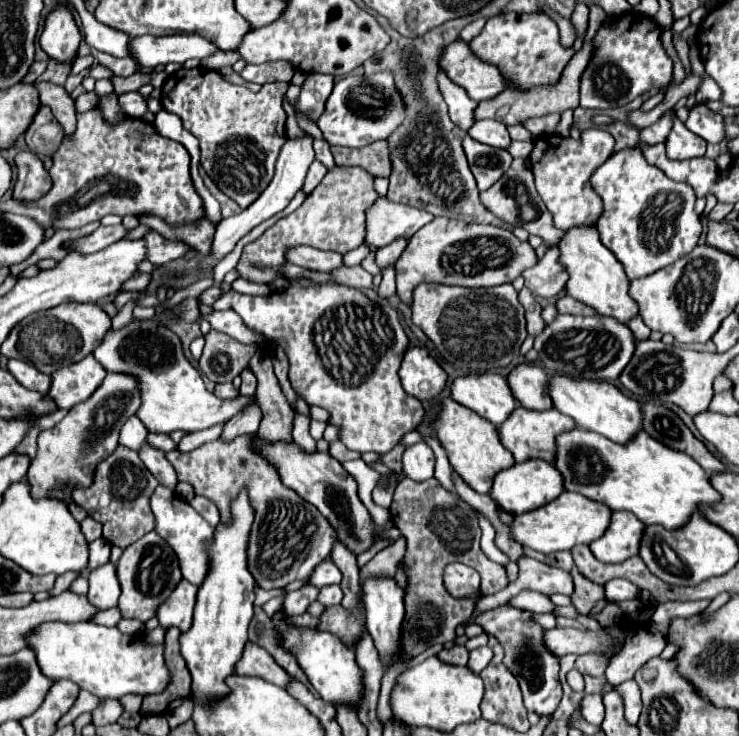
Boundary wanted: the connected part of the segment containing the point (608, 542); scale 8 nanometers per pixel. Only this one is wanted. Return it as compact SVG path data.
M613 512L613 522L609 524L609 530L597 542L591 542L589 548L599 562L619 564L633 556L639 556L643 532L645 524L633 518L633 514Z

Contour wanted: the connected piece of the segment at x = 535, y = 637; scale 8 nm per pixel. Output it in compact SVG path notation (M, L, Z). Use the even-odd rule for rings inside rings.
M509 604L493 608L489 612L483 612L477 620L485 628L487 634L493 634L505 648L505 666L515 674L519 680L525 708L539 714L539 716L551 716L555 708L561 702L561 686L559 686L559 660L553 658L543 646L541 646L541 626L531 620L531 614L519 608L513 608Z

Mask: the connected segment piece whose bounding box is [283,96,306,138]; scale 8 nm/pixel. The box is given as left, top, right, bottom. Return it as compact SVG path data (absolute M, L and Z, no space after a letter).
M285 96L283 97L283 107L285 113L287 114L287 120L285 123L285 131L287 134L286 136L290 138L296 138L297 136L304 136L306 132L299 127L295 118L294 110L288 103L288 100Z

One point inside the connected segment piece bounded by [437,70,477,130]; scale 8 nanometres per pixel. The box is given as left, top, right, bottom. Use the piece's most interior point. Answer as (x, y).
(461, 108)

